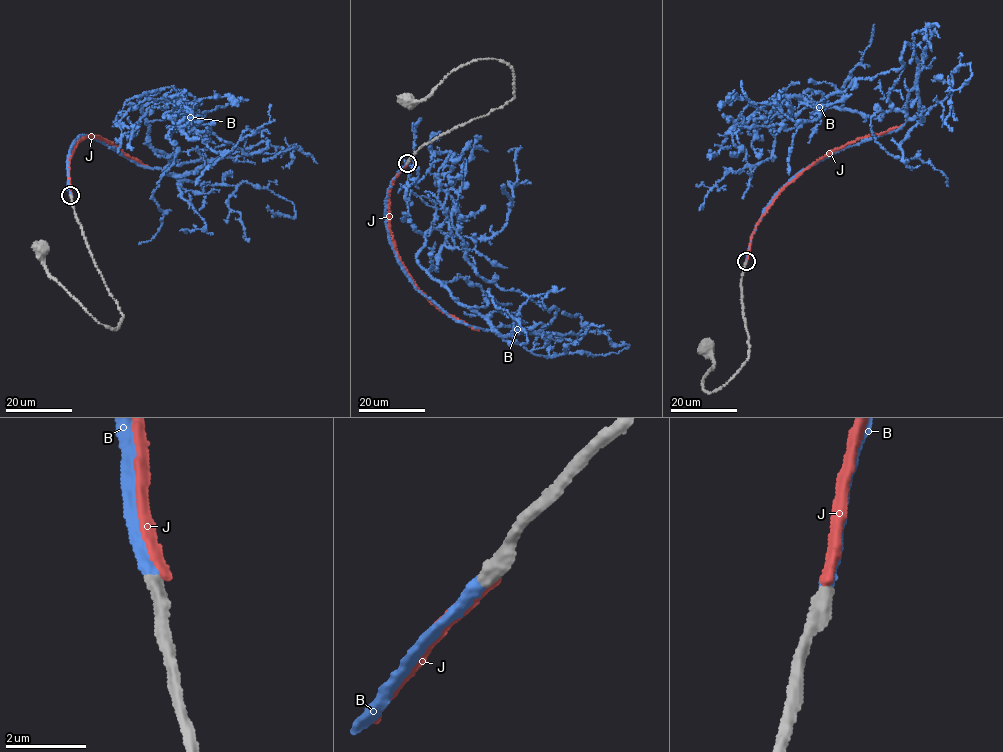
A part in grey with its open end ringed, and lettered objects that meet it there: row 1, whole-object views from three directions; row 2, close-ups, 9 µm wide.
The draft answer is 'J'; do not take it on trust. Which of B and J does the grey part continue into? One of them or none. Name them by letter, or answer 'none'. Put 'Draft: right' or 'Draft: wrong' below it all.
B
Draft: wrong

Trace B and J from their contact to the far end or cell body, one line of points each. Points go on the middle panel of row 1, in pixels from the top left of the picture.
B: (407, 163), (384, 201), (396, 256), (417, 289), (487, 330), (427, 271), (449, 236), (507, 221), (508, 151)
J: (407, 163), (392, 180), (388, 192), (388, 222), (397, 254), (416, 286), (431, 302), (479, 331)

